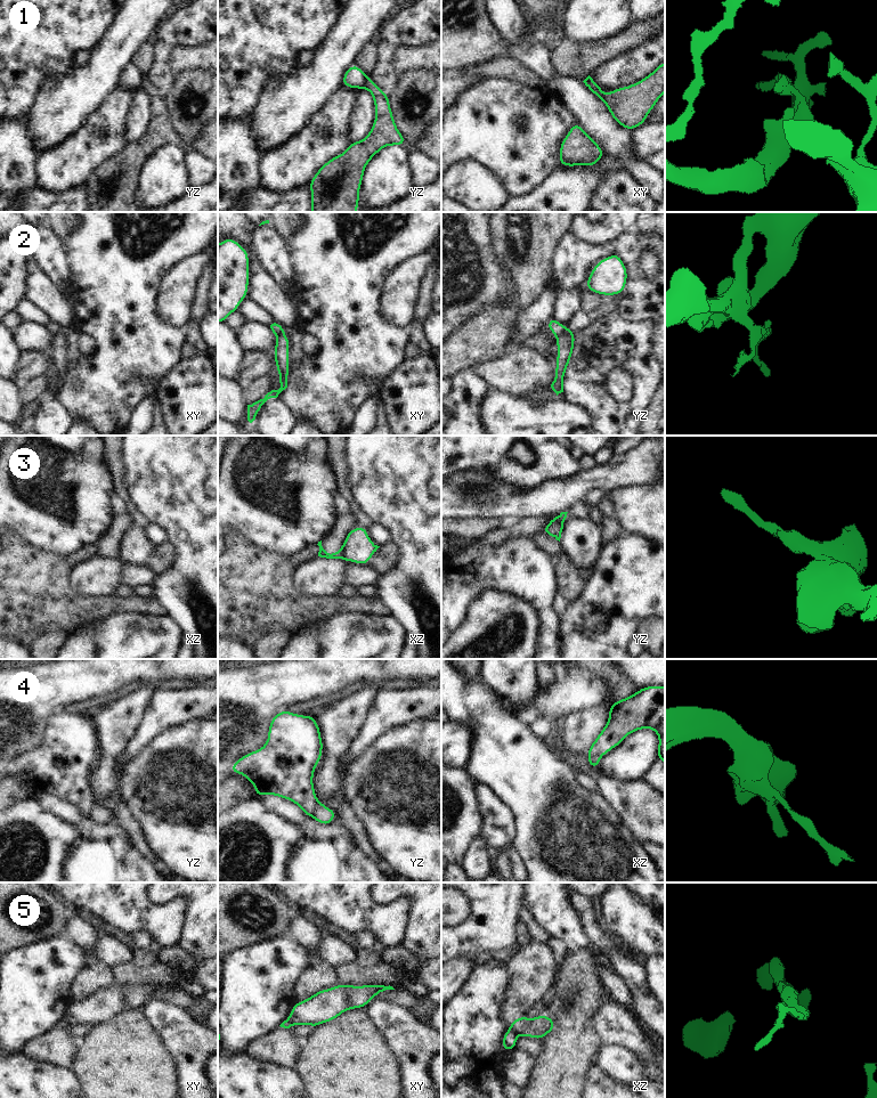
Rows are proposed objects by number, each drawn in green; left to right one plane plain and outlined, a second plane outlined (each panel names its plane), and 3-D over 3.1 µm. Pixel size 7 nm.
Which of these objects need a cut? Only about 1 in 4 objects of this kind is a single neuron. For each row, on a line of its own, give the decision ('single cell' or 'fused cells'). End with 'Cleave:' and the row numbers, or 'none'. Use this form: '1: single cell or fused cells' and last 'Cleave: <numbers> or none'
1: fused cells
2: fused cells
3: fused cells
4: fused cells
5: fused cells
Cleave: 1, 2, 3, 4, 5

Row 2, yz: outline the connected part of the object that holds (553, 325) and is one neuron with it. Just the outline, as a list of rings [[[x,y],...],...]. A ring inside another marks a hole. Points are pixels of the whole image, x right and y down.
[[[552,317],[549,322],[547,322],[547,330],[551,331],[554,335],[559,336],[561,334],[563,334],[568,327],[560,324],[555,317]]]

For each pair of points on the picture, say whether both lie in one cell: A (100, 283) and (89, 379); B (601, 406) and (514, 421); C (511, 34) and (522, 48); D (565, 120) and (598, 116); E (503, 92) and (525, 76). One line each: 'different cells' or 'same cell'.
A: same cell
B: different cells
C: different cells
D: different cells
E: different cells

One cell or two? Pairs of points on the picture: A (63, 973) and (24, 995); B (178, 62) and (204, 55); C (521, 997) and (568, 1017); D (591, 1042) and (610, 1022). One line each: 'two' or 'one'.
A: one
B: one
C: two
D: two

